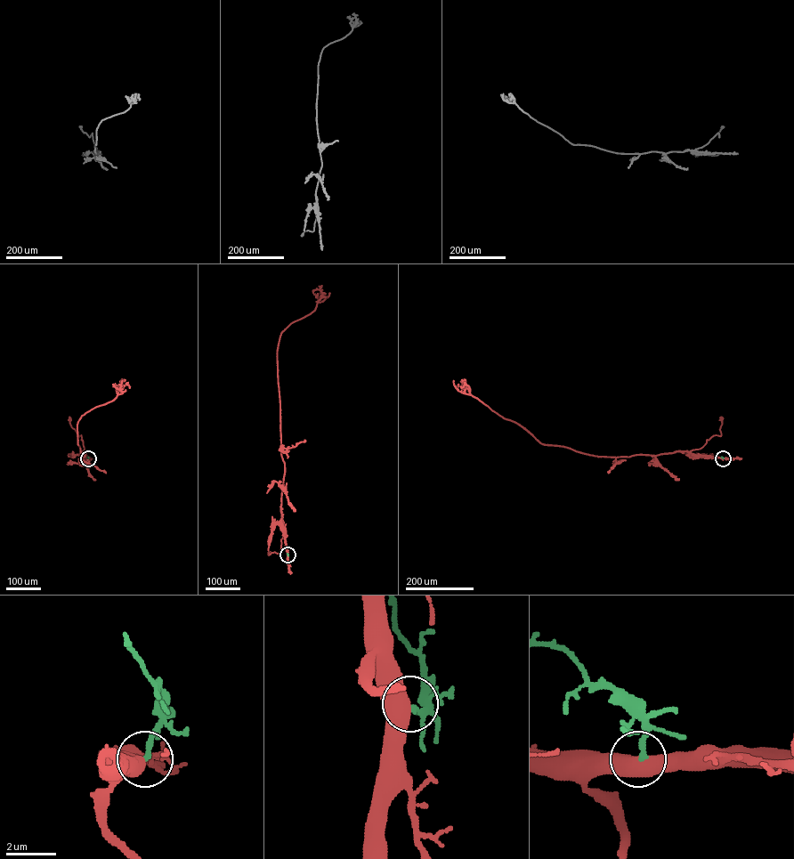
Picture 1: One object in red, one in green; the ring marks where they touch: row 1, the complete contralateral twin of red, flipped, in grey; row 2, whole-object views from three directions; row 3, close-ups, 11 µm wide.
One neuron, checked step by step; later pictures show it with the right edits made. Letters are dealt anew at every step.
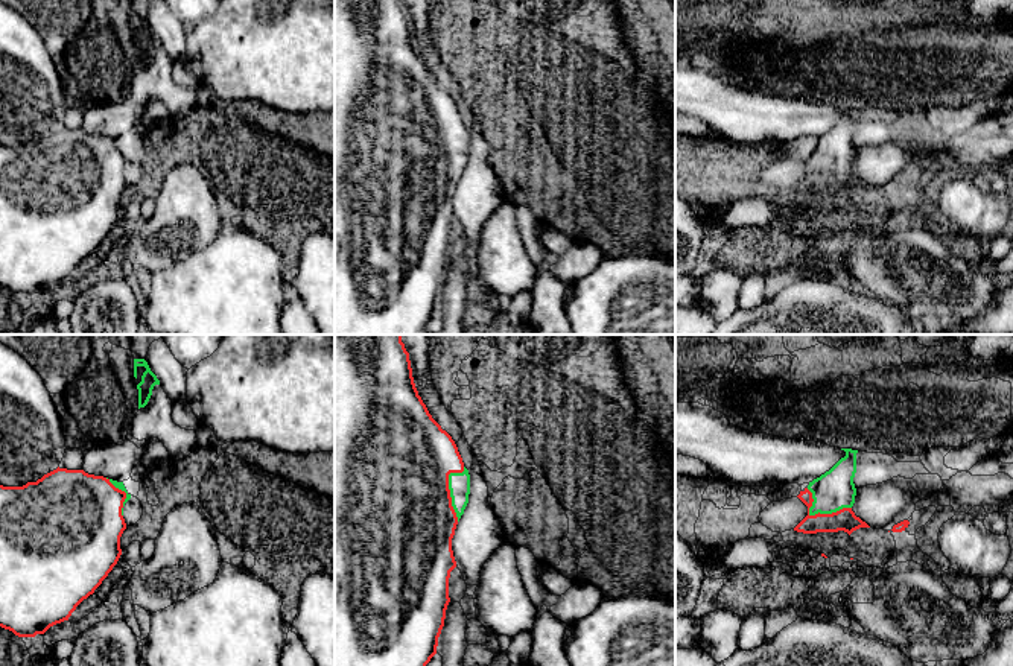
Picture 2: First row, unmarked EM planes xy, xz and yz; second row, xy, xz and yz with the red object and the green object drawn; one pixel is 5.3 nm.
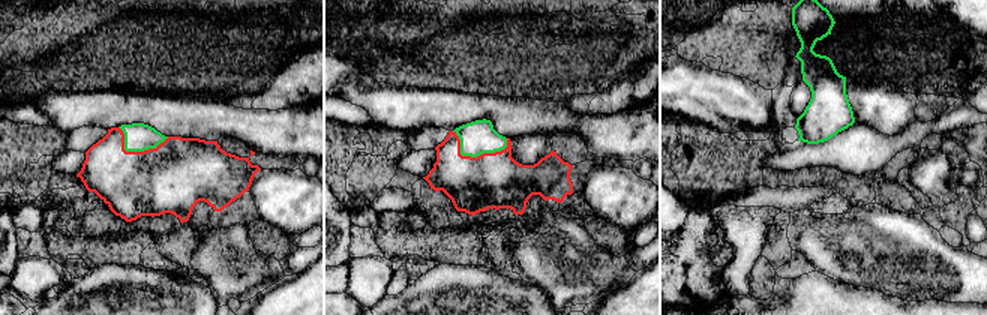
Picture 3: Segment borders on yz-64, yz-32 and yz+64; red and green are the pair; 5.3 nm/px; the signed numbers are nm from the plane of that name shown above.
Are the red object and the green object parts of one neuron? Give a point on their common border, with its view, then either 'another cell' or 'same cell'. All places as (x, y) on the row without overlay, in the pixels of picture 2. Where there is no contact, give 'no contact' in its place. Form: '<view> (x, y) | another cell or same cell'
yz (819, 172) | same cell

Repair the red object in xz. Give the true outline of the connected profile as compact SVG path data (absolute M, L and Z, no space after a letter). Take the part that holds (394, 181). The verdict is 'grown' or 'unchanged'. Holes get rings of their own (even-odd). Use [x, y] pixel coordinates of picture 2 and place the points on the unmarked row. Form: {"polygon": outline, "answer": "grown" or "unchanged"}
{"polygon": "M335 0L335 335L427 335L426 324L437 313L438 297L444 286L446 269L450 262L449 237L456 227L452 198L464 173L470 154L470 134L452 96L432 78L414 43L409 12L402 0Z", "answer": "grown"}

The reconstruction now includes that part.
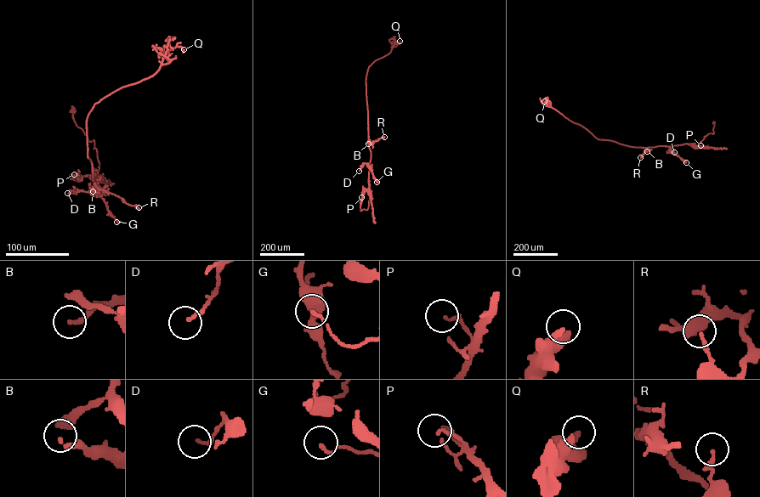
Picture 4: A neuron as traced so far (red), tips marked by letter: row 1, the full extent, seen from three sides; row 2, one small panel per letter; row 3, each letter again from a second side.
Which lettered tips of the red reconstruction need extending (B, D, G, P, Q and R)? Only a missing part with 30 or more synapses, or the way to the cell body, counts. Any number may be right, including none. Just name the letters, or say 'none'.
none

